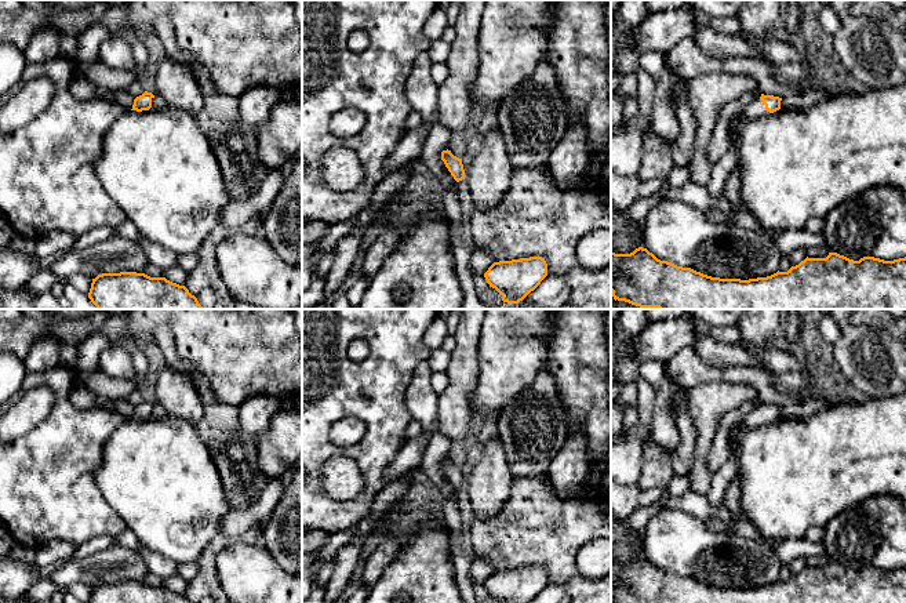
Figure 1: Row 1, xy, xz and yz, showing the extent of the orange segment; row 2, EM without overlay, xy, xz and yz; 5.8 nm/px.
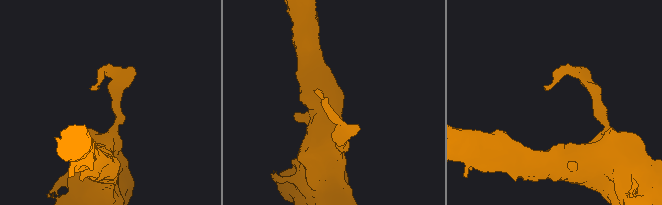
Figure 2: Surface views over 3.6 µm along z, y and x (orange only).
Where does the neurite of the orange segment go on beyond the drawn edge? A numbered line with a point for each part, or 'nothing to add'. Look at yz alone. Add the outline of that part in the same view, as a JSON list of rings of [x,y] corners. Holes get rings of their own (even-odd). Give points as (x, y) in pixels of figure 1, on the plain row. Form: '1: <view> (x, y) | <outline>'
nothing to add

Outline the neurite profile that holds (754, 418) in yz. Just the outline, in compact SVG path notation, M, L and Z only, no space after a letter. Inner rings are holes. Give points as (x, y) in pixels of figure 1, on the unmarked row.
M757 406L753 411L750 411L742 418L738 426L741 429L757 428L768 422L769 421L765 418L765 414L761 411L760 406Z

